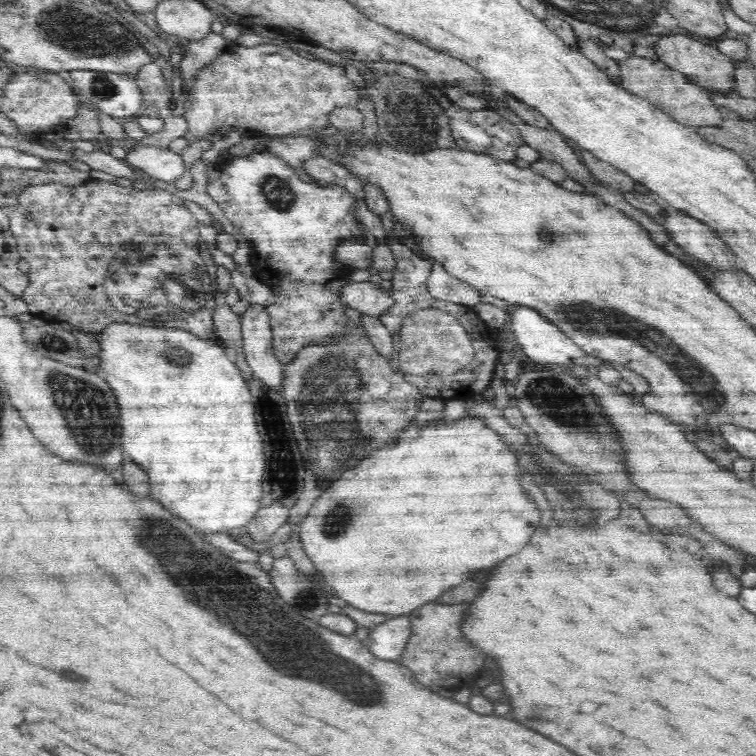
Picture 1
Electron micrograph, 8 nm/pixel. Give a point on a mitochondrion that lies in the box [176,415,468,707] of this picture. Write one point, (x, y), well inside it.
(340, 518)

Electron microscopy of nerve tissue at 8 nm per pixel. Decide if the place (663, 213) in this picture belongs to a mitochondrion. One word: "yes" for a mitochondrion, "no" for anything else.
no

